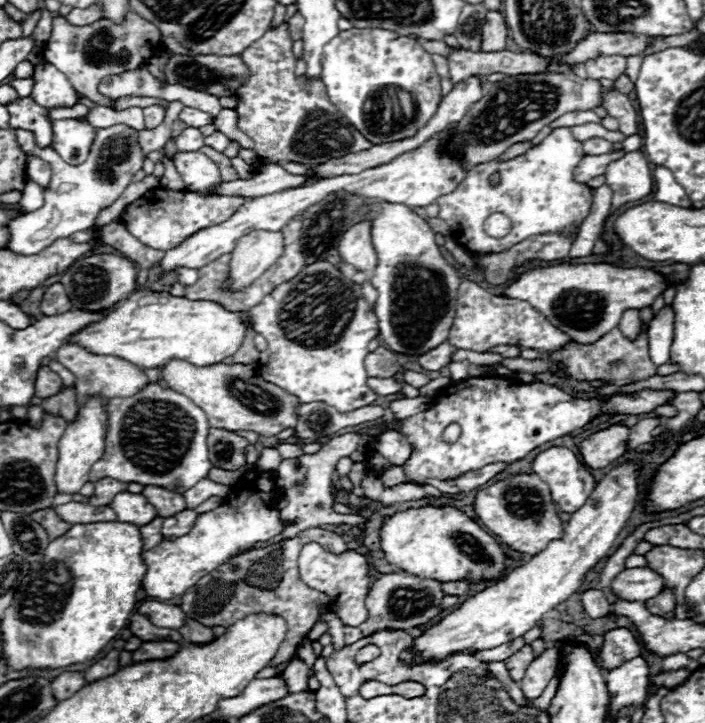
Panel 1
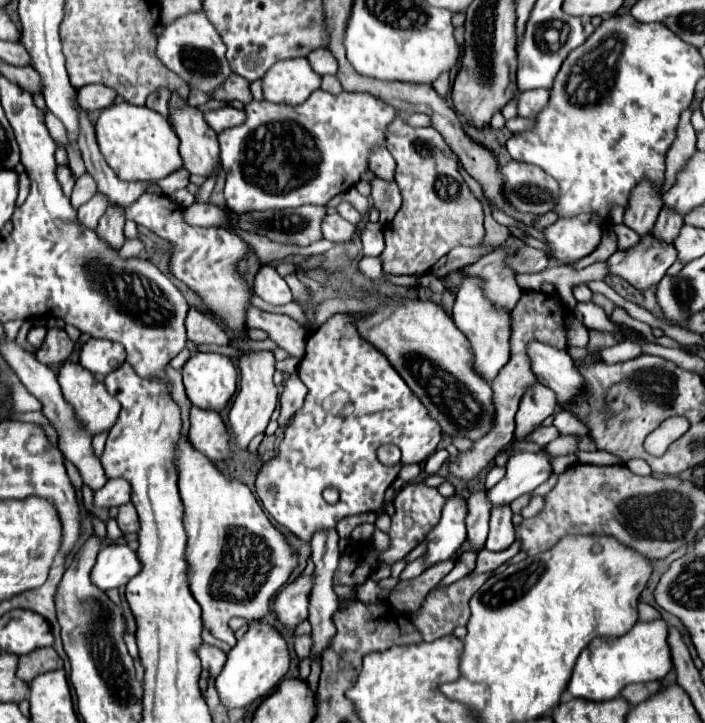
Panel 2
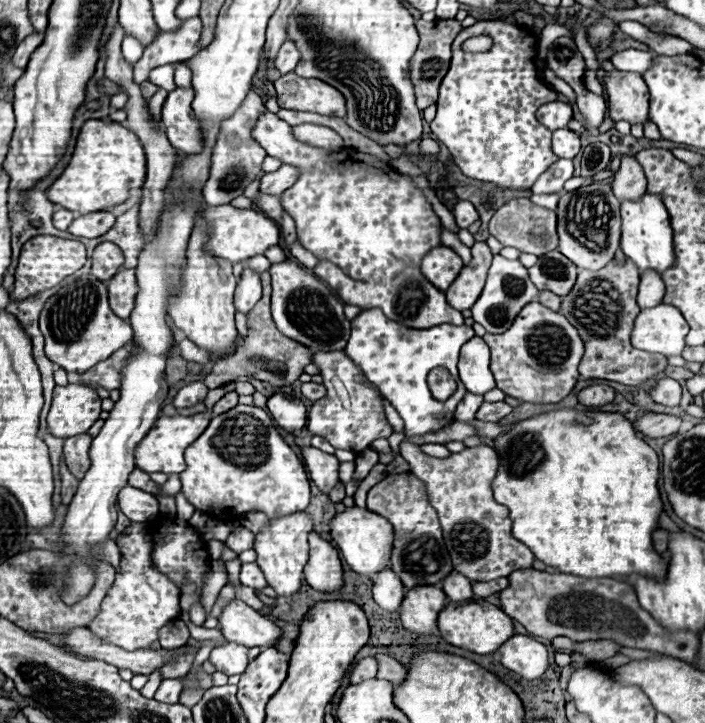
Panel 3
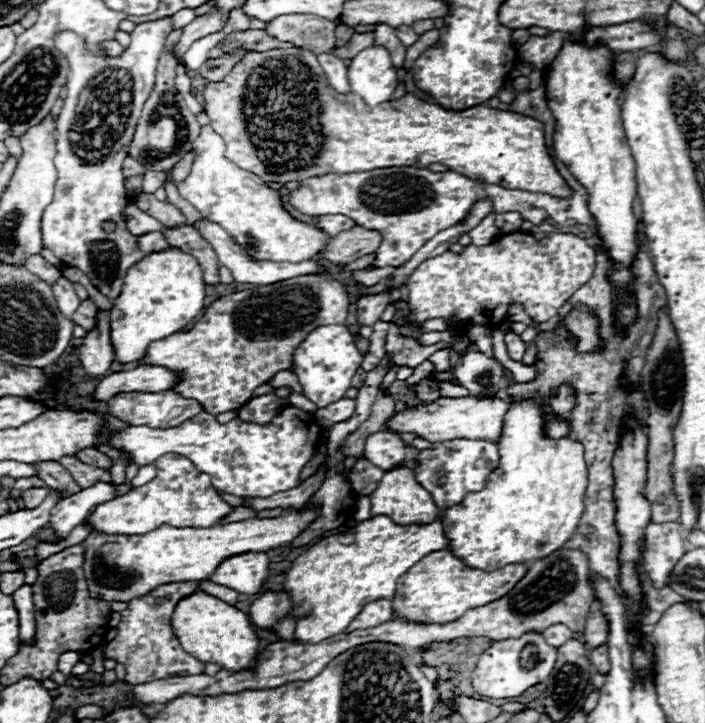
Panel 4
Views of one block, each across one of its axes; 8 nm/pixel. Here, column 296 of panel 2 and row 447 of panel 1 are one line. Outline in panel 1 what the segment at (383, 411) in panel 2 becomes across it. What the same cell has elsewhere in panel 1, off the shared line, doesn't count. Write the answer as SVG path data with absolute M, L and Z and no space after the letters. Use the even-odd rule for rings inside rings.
M468 378L464 382L456 382L440 392L434 394L434 402L428 410L418 412L414 416L408 416L404 420L398 420L394 424L388 424L386 420L380 426L372 426L368 428L368 436L376 438L380 434L384 434L386 430L398 430L400 434L406 436L406 440L412 446L412 454L410 458L402 464L404 474L410 478L410 484L418 484L424 486L428 478L436 478L436 480L454 480L460 474L472 472L472 470L480 470L488 464L494 462L514 462L520 460L524 456L528 456L534 448L538 448L544 442L556 440L560 436L566 436L582 426L586 426L588 422L592 422L598 414L604 412L620 412L620 414L644 414L644 412L652 412L656 406L662 406L668 402L668 398L672 398L676 392L654 392L654 390L644 390L644 394L636 394L632 398L608 398L608 402L600 402L598 398L590 398L590 400L578 400L568 396L564 390L556 388L556 386L548 386L548 384L520 384L516 380L506 380L506 378ZM450 422L458 422L462 428L462 434L456 442L444 442L442 432Z

